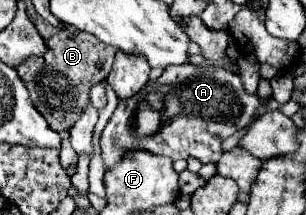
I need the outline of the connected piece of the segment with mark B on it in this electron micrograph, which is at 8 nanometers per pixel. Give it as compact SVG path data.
M64 26L58 34L48 38L46 44L48 52L40 56L30 56L28 60L24 60L24 64L16 66L16 72L28 86L34 106L46 118L48 126L54 132L66 132L72 128L82 108L88 106L90 86L104 80L110 74L116 48L72 26Z

